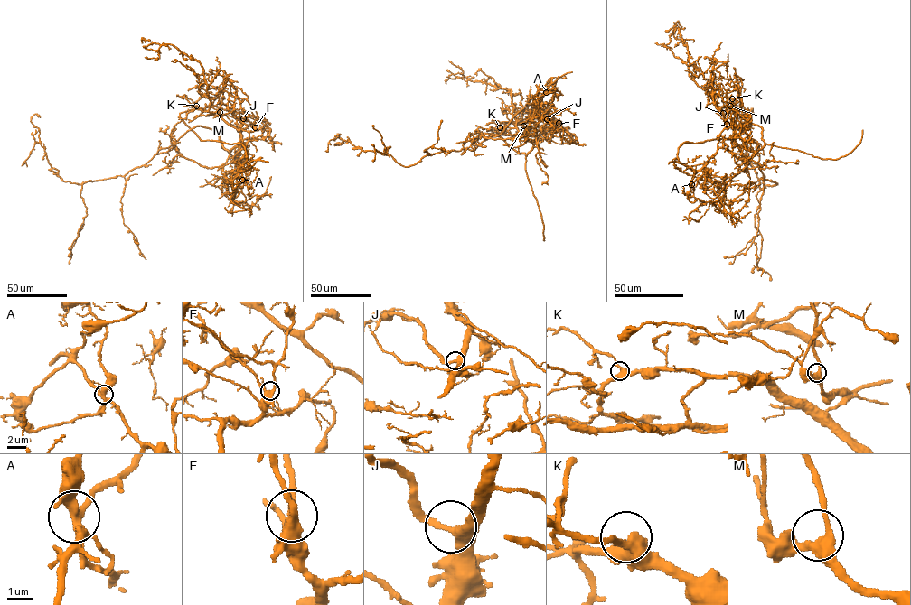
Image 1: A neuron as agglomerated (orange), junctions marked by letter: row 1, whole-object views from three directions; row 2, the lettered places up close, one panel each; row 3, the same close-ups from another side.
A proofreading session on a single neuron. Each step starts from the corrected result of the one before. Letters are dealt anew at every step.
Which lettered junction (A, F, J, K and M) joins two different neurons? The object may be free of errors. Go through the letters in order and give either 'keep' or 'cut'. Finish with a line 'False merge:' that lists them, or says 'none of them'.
A: cut
F: keep
J: keep
K: keep
M: keep
False merge: A

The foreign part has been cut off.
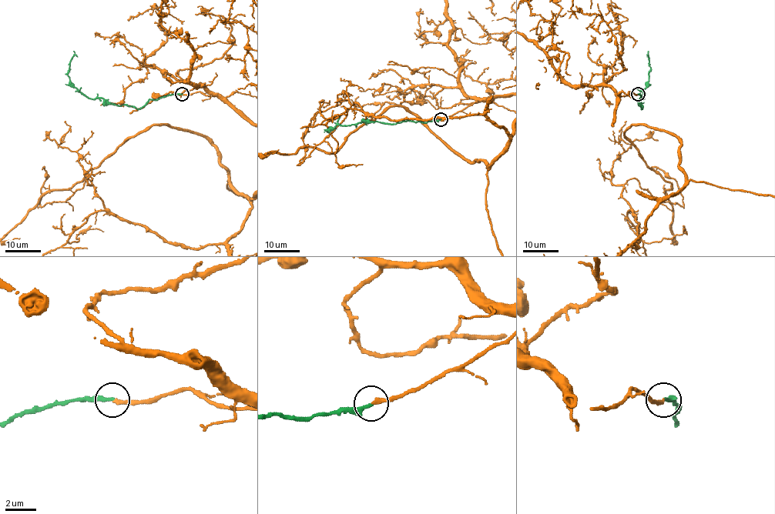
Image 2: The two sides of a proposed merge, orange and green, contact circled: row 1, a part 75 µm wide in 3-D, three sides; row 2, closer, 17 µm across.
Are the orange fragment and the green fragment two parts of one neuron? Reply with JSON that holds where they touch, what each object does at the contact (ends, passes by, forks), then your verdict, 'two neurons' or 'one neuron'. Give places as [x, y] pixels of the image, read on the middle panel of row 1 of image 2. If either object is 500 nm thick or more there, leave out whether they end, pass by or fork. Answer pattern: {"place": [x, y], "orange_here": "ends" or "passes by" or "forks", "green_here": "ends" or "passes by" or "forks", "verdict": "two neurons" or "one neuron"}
{"place": [441, 119], "orange_here": "ends", "green_here": "ends", "verdict": "one neuron"}

